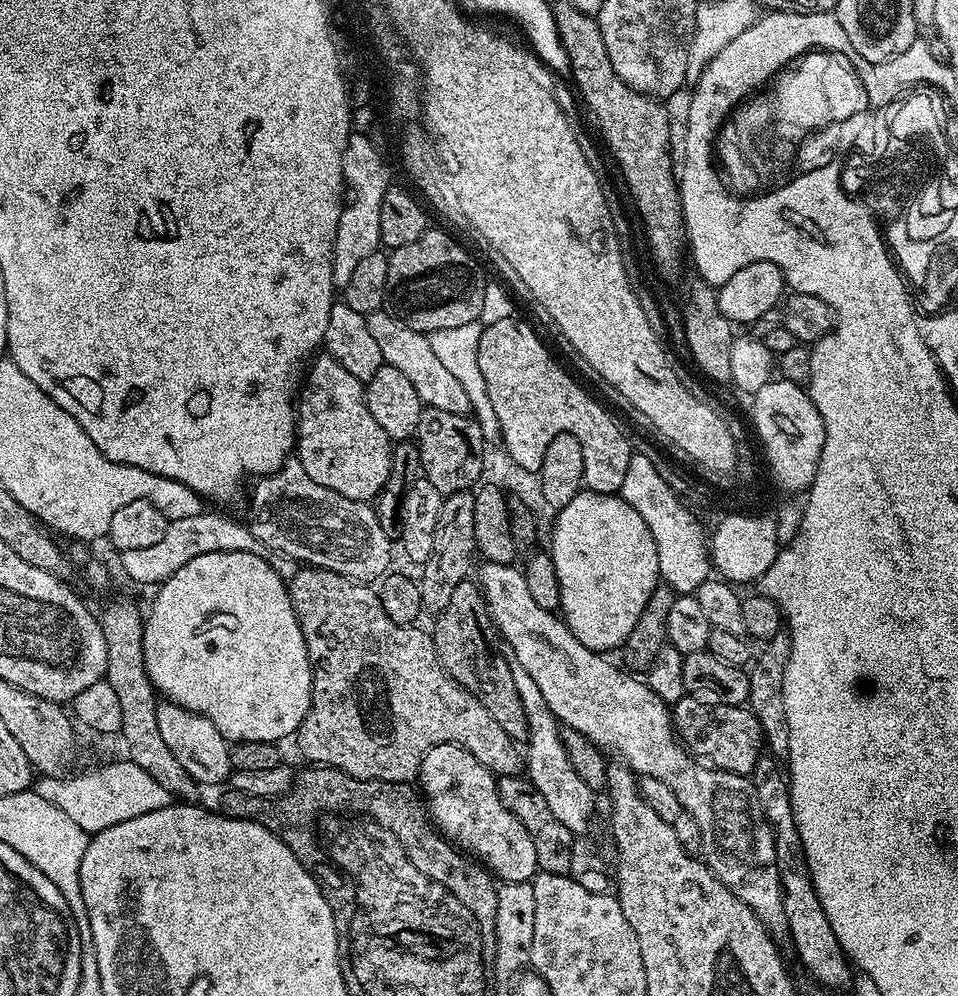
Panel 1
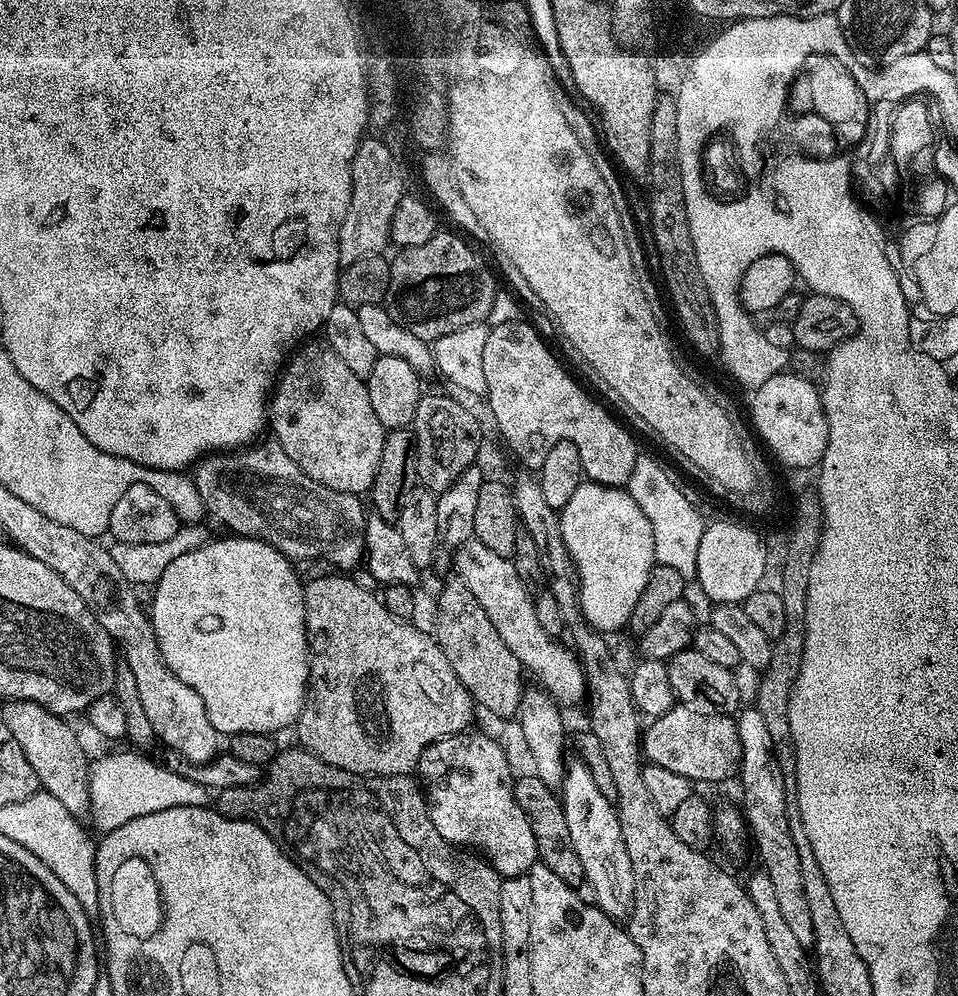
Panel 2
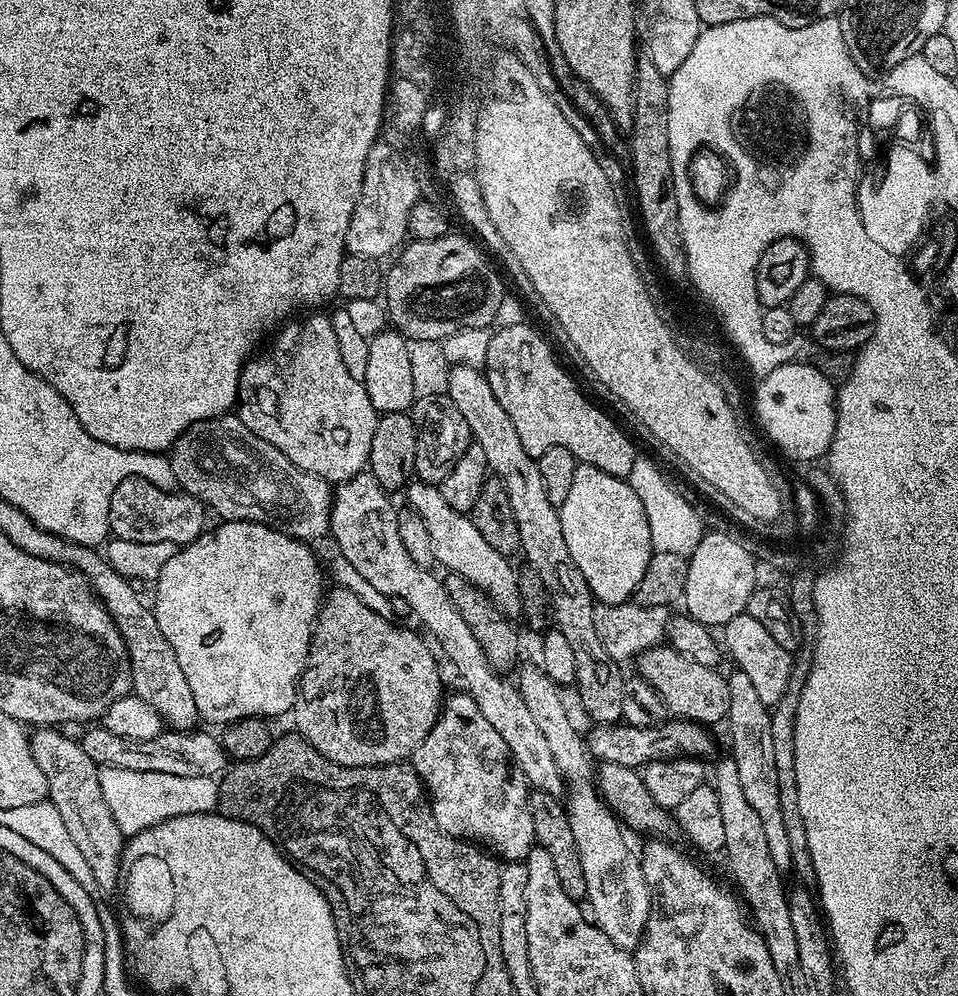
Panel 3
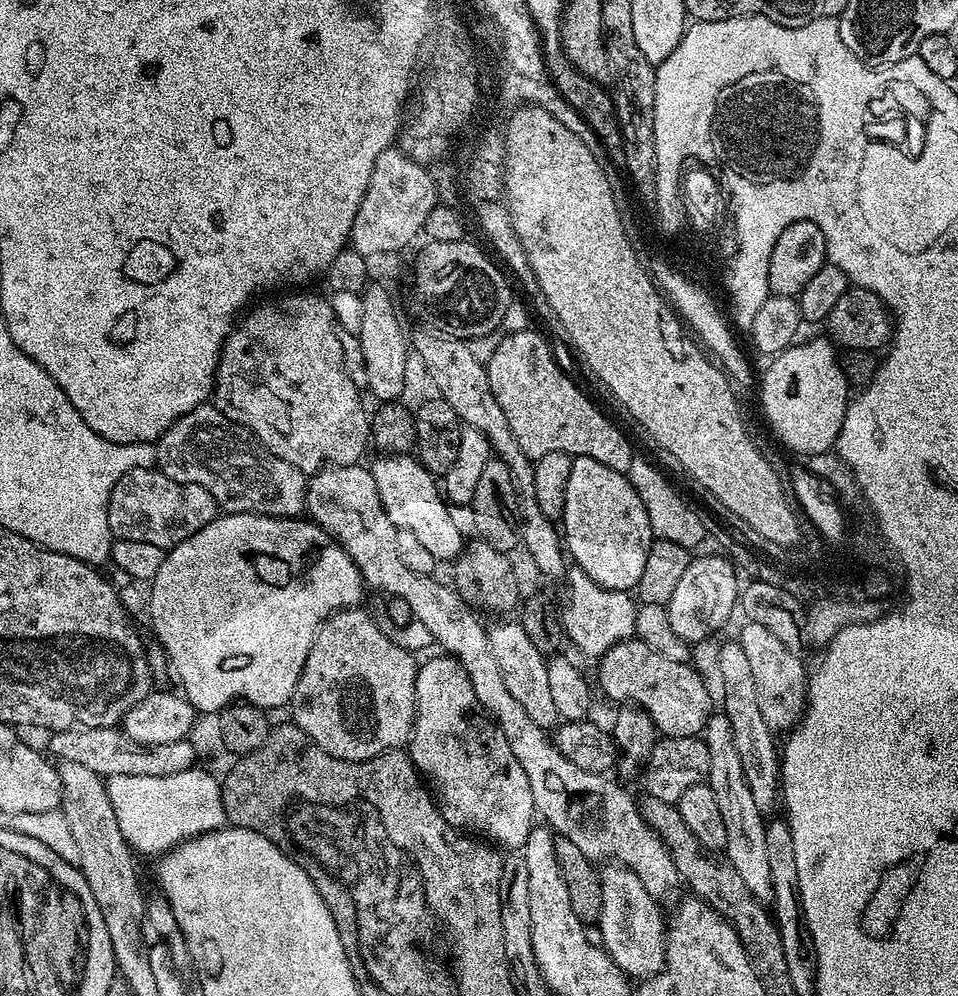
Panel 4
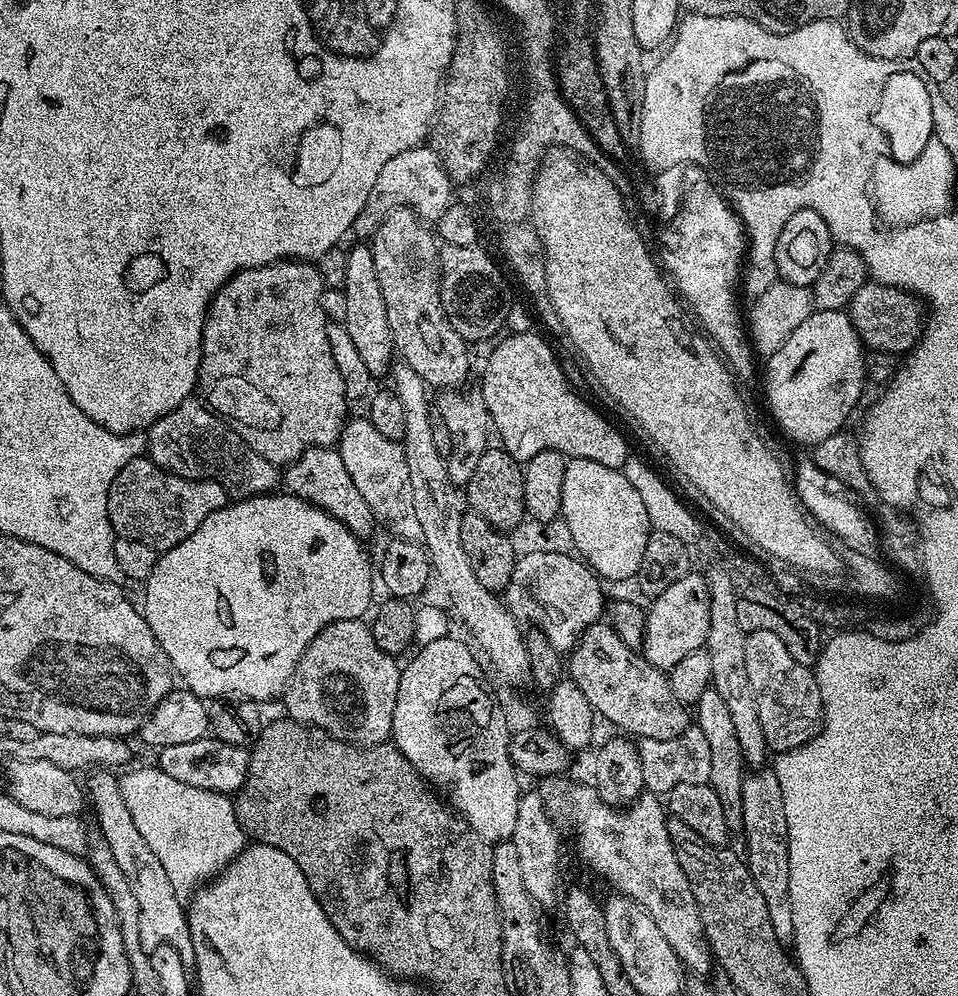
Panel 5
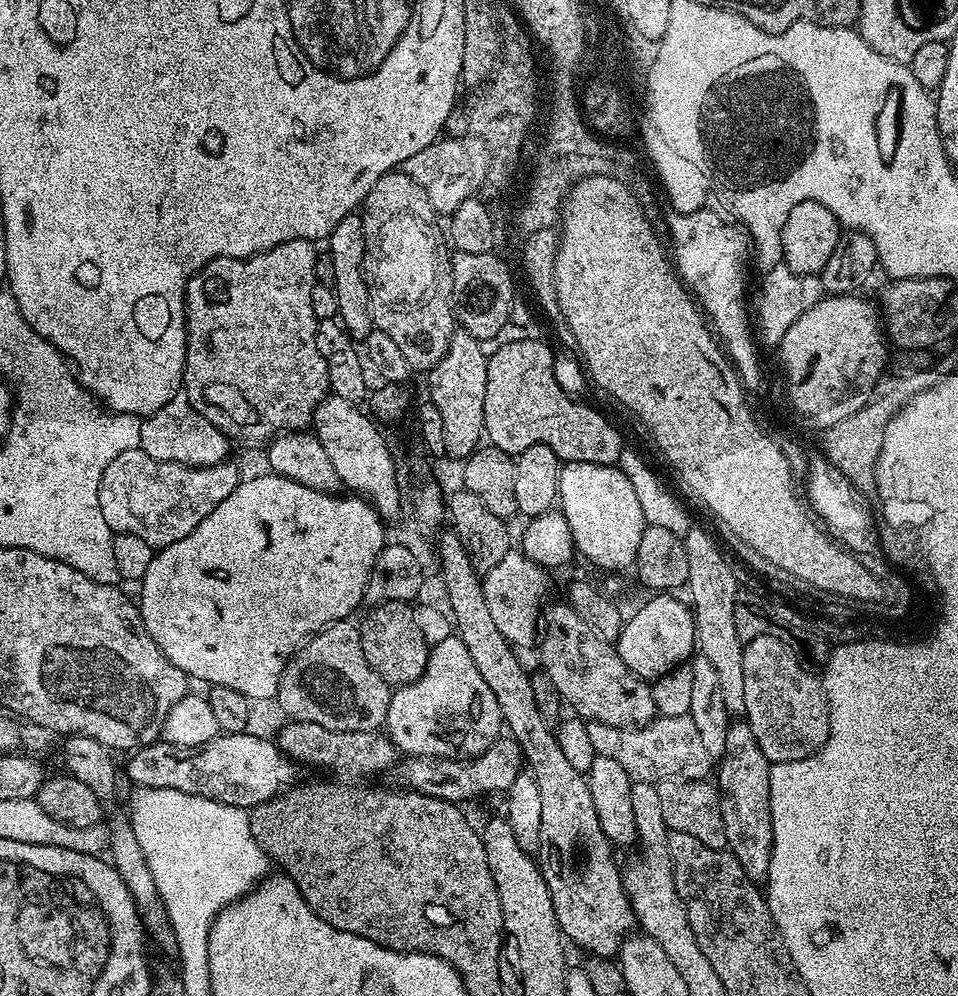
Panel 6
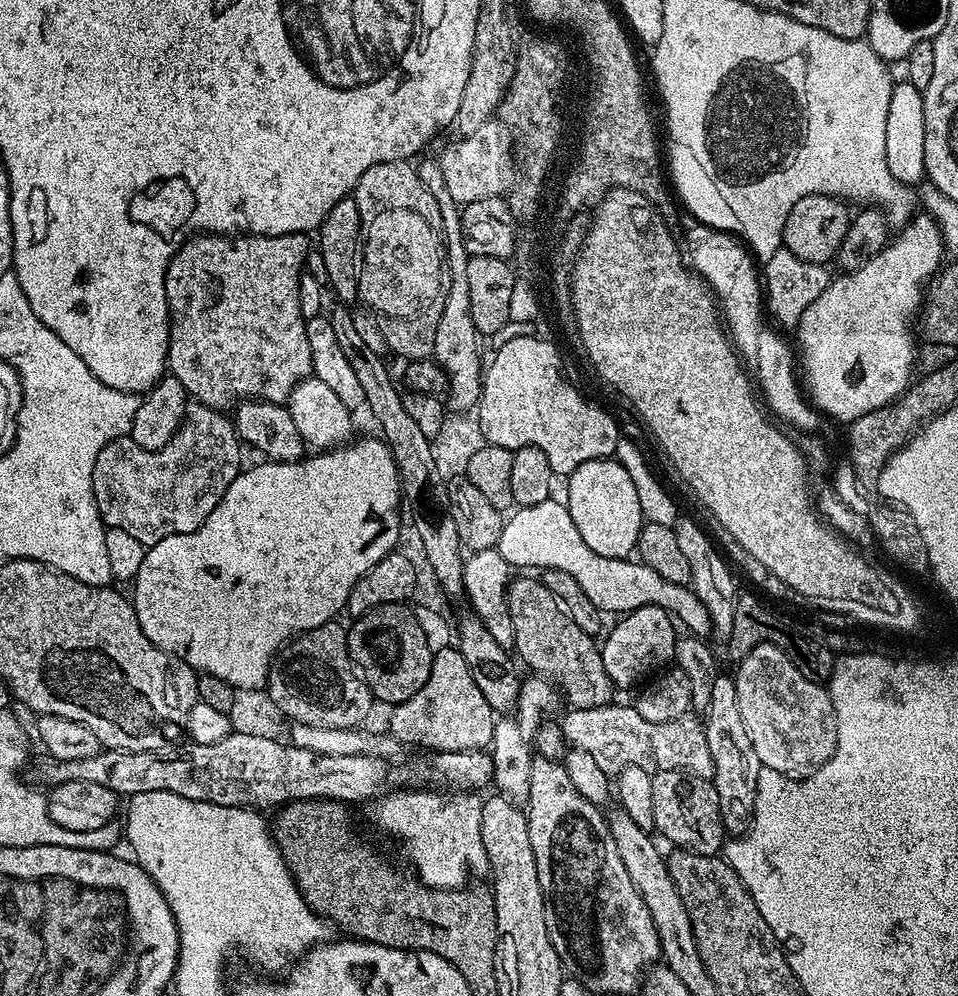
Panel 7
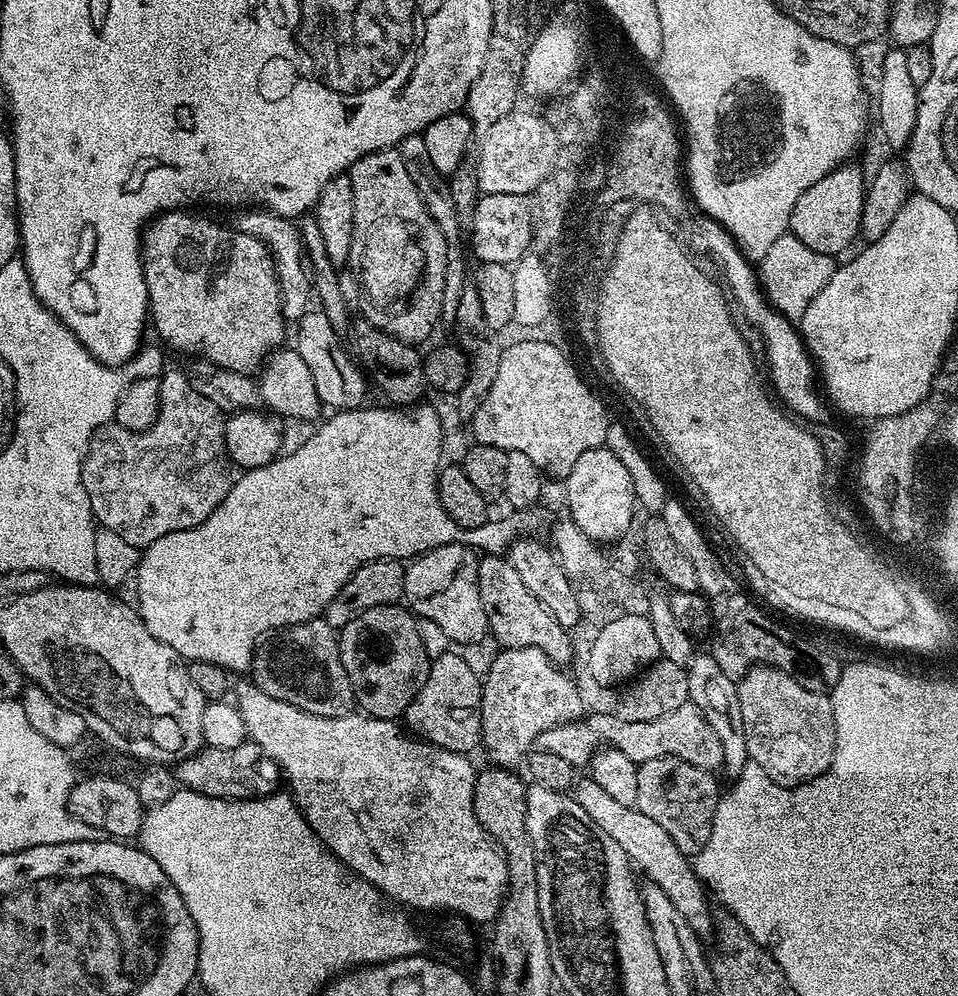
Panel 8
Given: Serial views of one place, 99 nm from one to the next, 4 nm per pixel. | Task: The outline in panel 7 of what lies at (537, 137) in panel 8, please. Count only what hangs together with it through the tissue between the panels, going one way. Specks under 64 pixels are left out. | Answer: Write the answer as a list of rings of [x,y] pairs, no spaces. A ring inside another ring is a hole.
[[[500,127],[480,128],[480,132],[457,139],[457,144],[452,144],[444,153],[438,156],[440,169],[444,172],[446,180],[446,190],[450,190],[450,198],[458,206],[469,204],[470,202],[482,202],[482,198],[494,198],[495,196],[504,196],[505,193],[513,187],[514,181],[518,176],[518,169],[509,163],[508,147],[506,147],[506,135],[503,134]]]

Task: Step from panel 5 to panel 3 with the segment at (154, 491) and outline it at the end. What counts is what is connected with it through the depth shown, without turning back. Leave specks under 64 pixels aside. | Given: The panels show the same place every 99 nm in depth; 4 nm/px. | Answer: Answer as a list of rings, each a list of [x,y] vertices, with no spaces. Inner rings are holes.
[[[131,476],[118,482],[110,498],[108,531],[115,539],[126,542],[170,542],[183,546],[205,531],[204,516],[206,509],[198,498],[183,490],[169,490],[147,476]]]

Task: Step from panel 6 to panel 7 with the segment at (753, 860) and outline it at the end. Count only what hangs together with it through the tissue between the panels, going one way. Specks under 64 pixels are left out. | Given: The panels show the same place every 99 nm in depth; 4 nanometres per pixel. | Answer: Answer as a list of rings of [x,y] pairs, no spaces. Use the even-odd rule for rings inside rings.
[[[717,675],[712,682],[710,702],[702,716],[706,742],[710,742],[710,758],[714,758],[714,774],[711,781],[718,790],[718,806],[722,814],[724,831],[743,834],[752,823],[754,798],[758,790],[758,774],[762,767],[758,754],[754,754],[754,742],[742,722],[742,710],[738,710],[738,690],[731,675]]]

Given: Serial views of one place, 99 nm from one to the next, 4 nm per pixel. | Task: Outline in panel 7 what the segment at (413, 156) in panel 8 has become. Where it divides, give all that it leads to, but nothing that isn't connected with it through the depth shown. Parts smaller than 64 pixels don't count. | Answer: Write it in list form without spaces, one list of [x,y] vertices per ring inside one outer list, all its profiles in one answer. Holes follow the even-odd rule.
[[[439,159],[424,160],[418,164],[422,178],[422,186],[434,194],[434,202],[438,202],[438,210],[444,223],[444,250],[446,253],[447,280],[444,293],[446,302],[442,306],[442,318],[438,318],[438,331],[434,334],[434,350],[432,356],[440,366],[440,371],[448,375],[447,403],[457,412],[475,409],[480,402],[480,385],[482,383],[482,360],[480,364],[481,337],[474,326],[474,318],[470,318],[470,285],[466,283],[466,266],[468,251],[462,238],[461,209],[450,198],[450,190],[446,190],[444,172],[440,169]]]

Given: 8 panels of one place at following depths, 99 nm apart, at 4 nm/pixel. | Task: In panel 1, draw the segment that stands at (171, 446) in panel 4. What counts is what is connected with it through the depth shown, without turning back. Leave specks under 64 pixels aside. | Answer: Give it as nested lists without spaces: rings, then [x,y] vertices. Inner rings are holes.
[[[295,458],[285,460],[277,472],[259,477],[253,484],[256,485],[252,488],[246,523],[254,538],[266,545],[269,552],[290,554],[290,558],[300,561],[301,565],[325,568],[361,582],[379,581],[389,571],[393,541],[386,530],[382,530],[371,503],[346,498],[334,490],[326,490],[326,486],[318,486],[318,482],[314,482],[314,478],[302,470],[300,461]]]

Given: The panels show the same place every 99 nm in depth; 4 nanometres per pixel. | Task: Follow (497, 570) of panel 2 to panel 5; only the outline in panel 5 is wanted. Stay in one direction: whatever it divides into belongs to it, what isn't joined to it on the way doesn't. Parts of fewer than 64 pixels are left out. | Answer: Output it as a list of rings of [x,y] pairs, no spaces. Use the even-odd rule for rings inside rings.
[[[367,418],[349,419],[345,423],[338,441],[338,451],[354,486],[358,486],[366,506],[374,518],[392,531],[393,537],[401,540],[419,541],[422,537],[422,526],[418,514],[414,512],[412,491],[410,490],[410,470],[406,470],[406,454],[401,441],[385,438]]]

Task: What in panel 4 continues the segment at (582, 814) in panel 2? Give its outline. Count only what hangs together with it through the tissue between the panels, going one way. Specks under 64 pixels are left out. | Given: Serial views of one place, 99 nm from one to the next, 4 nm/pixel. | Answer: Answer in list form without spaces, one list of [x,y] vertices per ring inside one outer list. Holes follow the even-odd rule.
[[[518,622],[512,624],[496,624],[488,628],[490,638],[490,650],[494,650],[494,658],[498,658],[498,667],[502,670],[502,679],[506,682],[506,690],[518,698],[522,710],[532,719],[538,727],[552,730],[557,727],[558,717],[554,708],[554,701],[550,694],[546,666],[548,660],[537,648],[526,630]],[[608,862],[599,869],[602,910],[598,921],[599,943],[629,978],[647,978],[664,969],[666,916],[660,913],[657,897],[642,886],[638,874],[623,864]]]

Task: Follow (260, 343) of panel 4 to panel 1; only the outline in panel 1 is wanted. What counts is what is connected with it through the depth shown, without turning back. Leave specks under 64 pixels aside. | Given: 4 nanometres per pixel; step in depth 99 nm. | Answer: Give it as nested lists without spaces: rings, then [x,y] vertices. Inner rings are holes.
[[[320,355],[307,365],[306,375],[298,393],[295,459],[300,461],[302,470],[306,470],[306,474],[310,474],[314,482],[318,482],[318,486],[326,486],[326,490],[334,490],[346,498],[375,501],[390,474],[393,441],[389,440],[386,430],[382,430],[382,426],[374,422],[374,414],[370,414],[366,406],[365,381],[354,378],[354,374],[350,374],[350,370],[346,370],[346,366],[342,366],[342,362],[338,362],[333,356]]]

